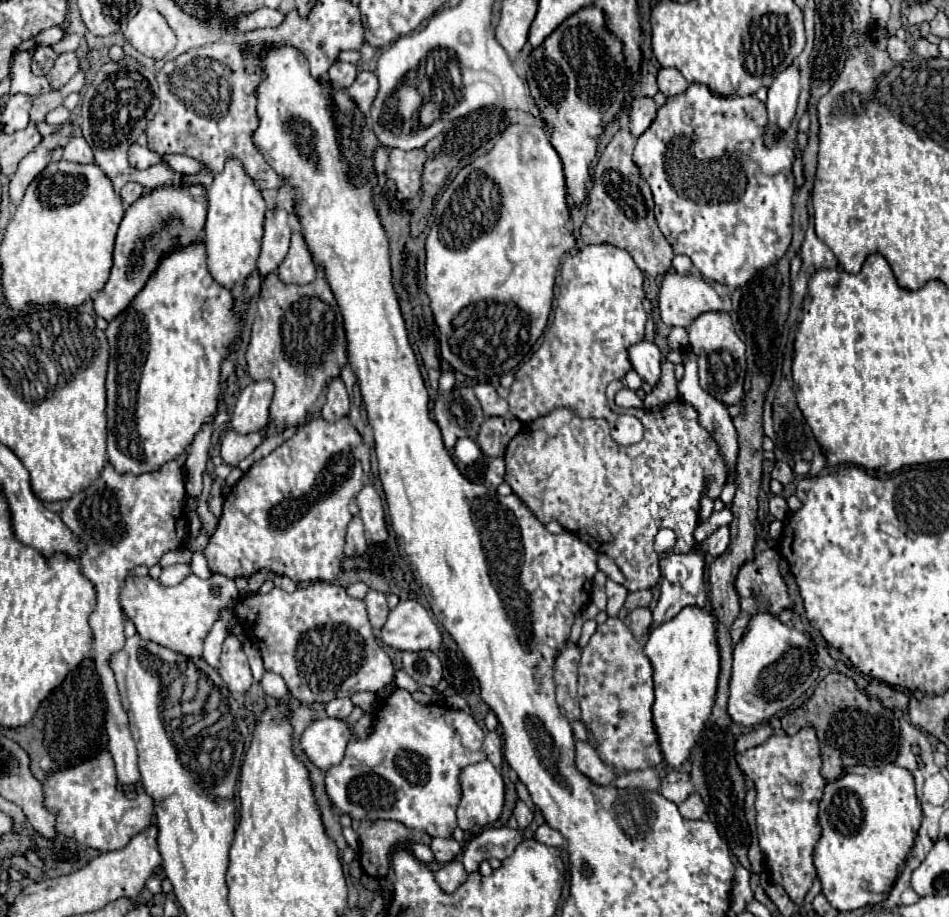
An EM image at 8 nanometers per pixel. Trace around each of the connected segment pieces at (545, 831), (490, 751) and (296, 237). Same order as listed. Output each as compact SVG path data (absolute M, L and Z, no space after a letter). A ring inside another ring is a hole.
M543 824L543 828L535 830L535 840L543 842L547 846L557 846L557 848L565 846L565 838L557 830L553 830L551 826L547 826L547 824Z
M487 732L485 740L483 740L483 750L487 754L487 758L493 762L493 766L499 770L501 762L503 762L503 740L497 732Z
M293 234L289 252L277 270L279 280L285 284L309 284L315 280L315 274L317 268L303 234Z

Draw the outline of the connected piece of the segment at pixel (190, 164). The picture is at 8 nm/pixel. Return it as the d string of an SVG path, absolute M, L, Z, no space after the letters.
M165 156L167 158L167 164L177 170L177 172L183 172L183 174L207 174L207 166L203 166L203 162L195 162L195 158L187 158L187 156Z

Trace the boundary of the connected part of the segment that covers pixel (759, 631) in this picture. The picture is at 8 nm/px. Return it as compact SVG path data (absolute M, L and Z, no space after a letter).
M769 612L755 614L743 638L733 648L733 674L729 694L731 720L743 726L755 726L797 702L819 674L813 652L813 642L805 638L797 628L781 624L779 618Z

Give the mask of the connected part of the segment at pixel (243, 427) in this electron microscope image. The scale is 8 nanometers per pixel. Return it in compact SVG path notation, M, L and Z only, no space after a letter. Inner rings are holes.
M251 382L245 390L241 390L229 426L237 434L251 434L255 430L263 430L269 422L269 404L273 398L273 384Z

